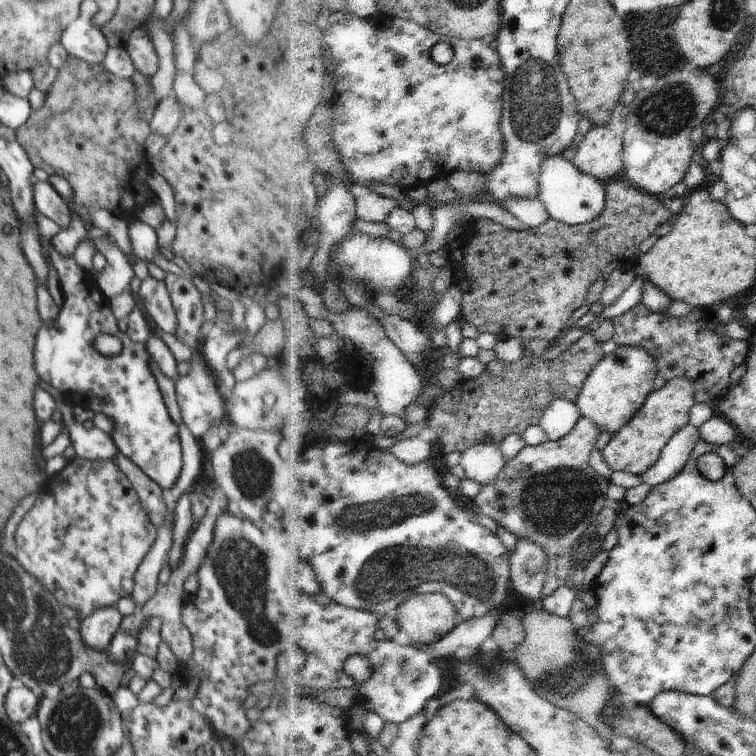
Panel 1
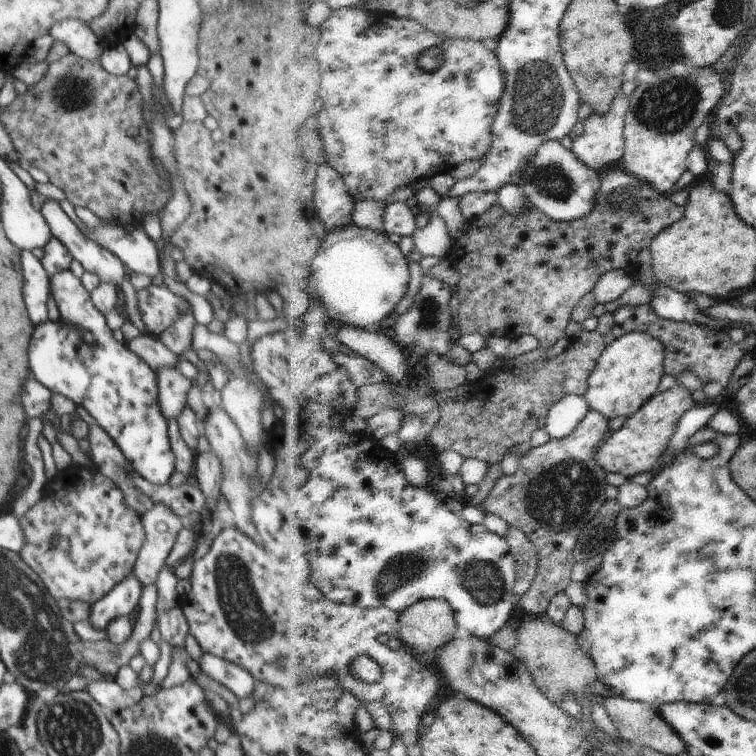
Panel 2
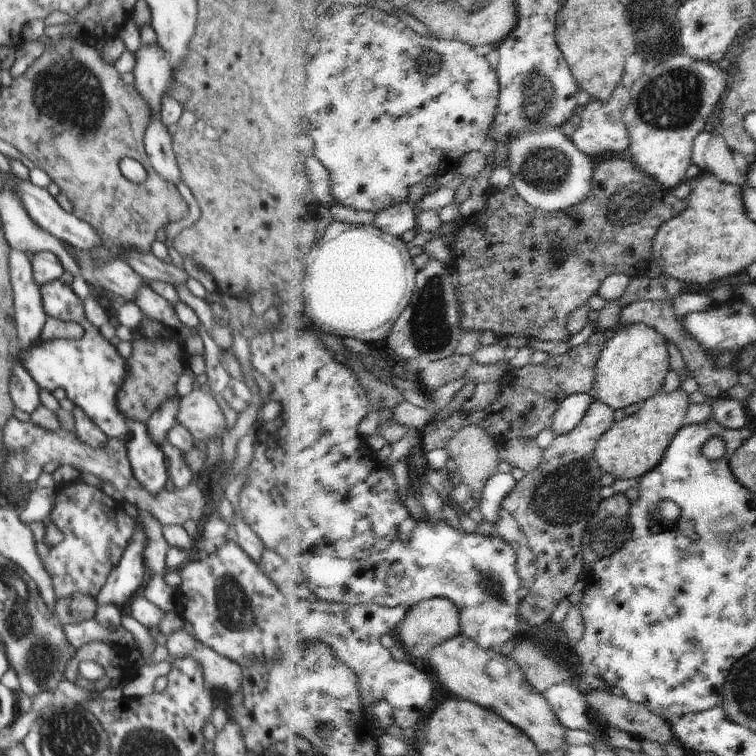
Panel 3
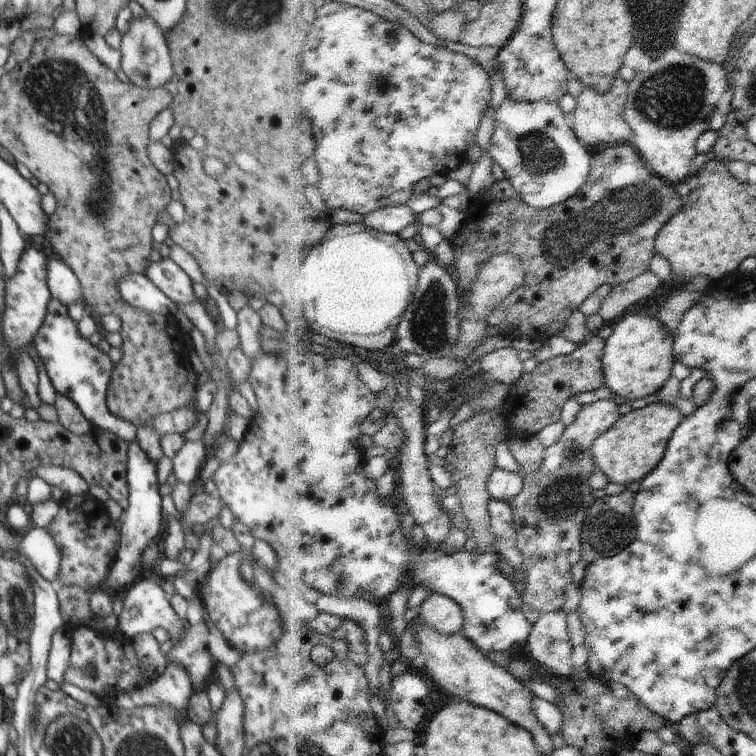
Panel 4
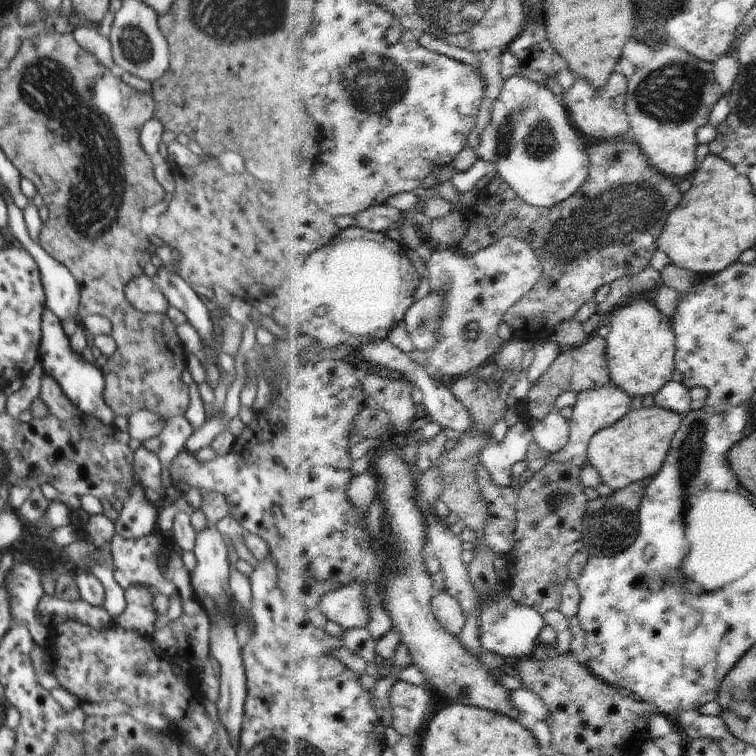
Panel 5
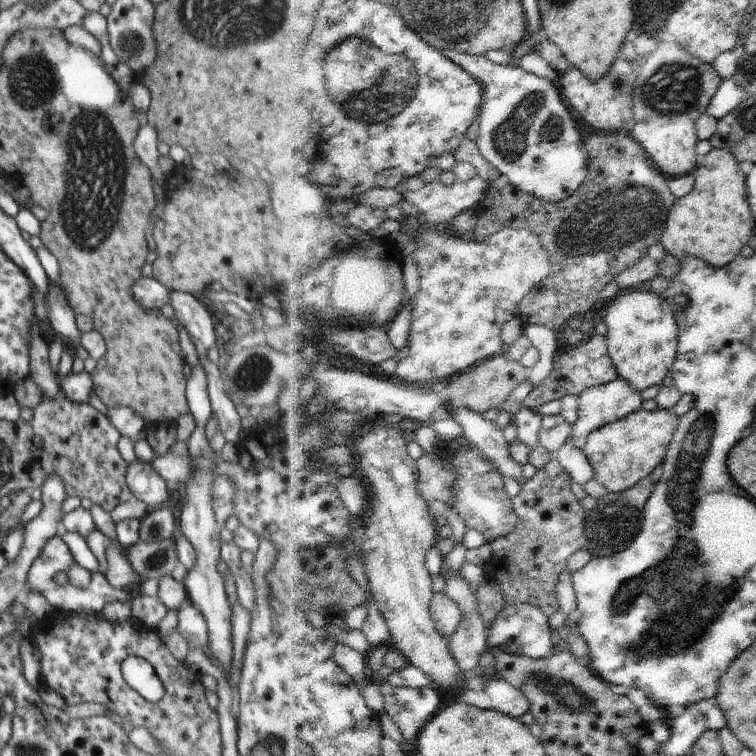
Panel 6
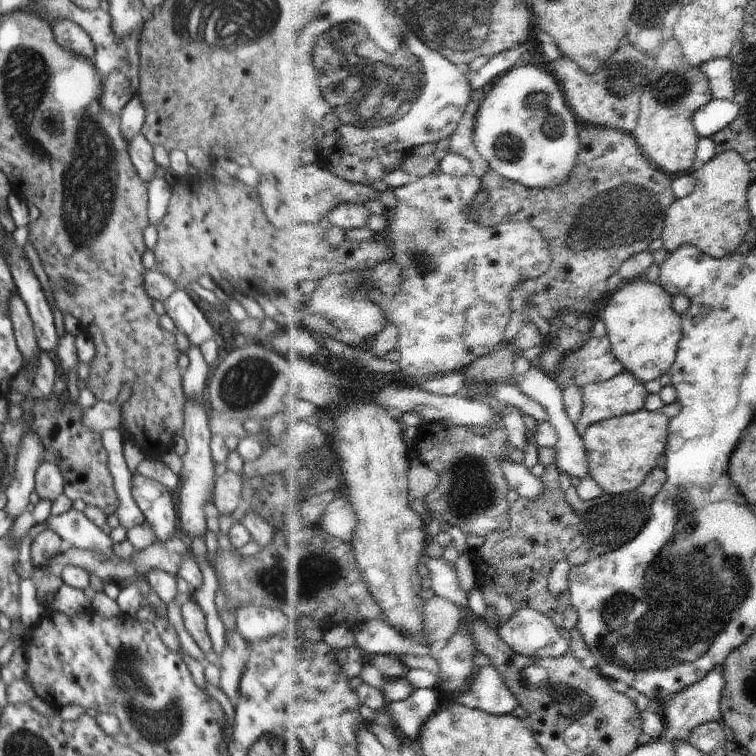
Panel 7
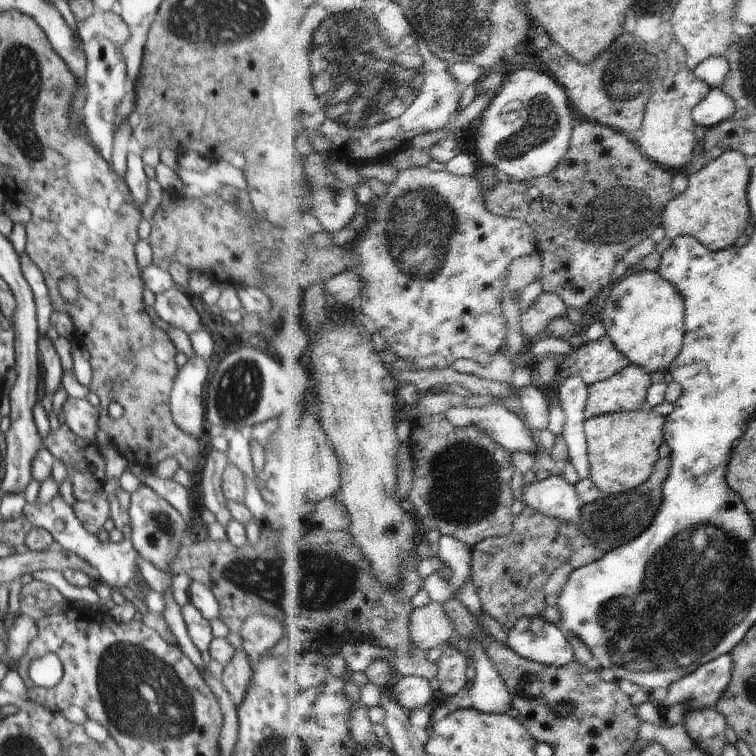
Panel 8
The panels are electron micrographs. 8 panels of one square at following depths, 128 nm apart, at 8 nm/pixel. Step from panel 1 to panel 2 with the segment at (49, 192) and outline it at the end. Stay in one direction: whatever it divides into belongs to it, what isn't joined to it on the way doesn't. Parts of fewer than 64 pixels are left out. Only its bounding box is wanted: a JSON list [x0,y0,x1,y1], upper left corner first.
[41,198,124,286]

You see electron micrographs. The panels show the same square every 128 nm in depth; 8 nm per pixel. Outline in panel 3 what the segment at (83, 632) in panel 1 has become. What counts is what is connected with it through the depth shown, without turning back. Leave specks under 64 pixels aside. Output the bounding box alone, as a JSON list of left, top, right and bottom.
[95,518,149,606]

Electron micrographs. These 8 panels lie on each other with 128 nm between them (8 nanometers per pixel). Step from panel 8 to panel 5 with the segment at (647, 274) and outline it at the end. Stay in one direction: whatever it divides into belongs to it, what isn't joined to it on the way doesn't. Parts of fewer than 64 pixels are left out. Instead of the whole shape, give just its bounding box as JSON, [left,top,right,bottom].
[608,300,677,398]

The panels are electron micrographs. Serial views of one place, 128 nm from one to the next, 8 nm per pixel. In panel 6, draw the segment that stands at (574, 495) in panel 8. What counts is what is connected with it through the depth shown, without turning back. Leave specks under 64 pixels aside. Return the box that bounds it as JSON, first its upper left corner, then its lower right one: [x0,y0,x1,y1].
[445,403,529,486]

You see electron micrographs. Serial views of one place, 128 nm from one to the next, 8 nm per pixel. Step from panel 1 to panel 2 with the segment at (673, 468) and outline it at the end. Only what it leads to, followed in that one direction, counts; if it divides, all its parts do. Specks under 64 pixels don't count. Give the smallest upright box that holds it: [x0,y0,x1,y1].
[630,401,722,487]

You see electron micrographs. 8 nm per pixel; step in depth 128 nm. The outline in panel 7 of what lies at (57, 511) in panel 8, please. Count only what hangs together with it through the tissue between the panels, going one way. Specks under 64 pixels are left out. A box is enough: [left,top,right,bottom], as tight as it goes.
[43,508,114,558]

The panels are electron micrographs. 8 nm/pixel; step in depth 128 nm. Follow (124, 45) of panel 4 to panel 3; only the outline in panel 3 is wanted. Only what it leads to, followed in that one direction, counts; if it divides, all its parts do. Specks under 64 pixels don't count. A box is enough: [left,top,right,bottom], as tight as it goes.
[133,44,181,185]

